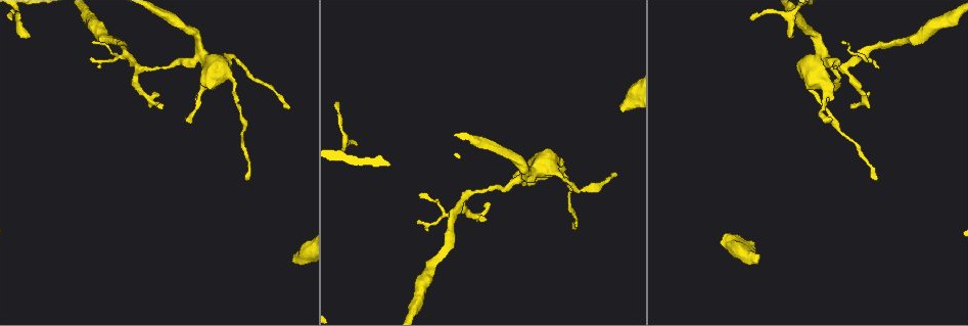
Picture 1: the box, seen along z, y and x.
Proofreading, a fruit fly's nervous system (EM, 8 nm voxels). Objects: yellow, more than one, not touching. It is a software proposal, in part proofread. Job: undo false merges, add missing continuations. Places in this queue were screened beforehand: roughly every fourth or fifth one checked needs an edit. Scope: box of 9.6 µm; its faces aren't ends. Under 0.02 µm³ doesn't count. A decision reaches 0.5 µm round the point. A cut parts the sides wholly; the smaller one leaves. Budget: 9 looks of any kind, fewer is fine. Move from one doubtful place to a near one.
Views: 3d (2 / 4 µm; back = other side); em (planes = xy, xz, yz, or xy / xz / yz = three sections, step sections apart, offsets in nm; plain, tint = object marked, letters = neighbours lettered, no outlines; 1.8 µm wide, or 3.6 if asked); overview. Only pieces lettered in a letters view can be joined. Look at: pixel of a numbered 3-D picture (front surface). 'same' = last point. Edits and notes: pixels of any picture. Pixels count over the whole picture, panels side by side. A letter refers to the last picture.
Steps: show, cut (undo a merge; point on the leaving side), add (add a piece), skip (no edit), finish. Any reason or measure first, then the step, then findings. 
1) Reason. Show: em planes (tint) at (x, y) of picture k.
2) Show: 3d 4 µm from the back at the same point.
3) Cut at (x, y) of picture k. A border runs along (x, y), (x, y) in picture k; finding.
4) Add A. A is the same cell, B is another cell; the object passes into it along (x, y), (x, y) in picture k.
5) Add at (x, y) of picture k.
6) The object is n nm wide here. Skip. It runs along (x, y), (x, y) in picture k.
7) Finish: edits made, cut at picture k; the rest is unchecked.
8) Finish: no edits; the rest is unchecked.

End of a long branch. Show: em planes (letters) at (295, 254) of picture 1.

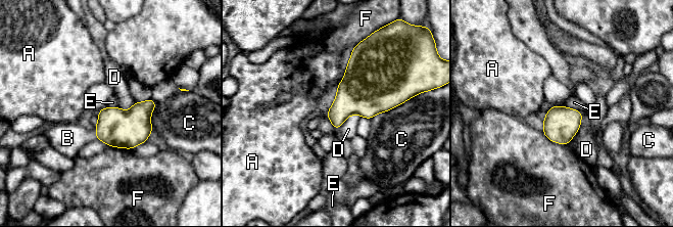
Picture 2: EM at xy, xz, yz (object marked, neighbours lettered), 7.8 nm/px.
The object is 240 nm wide here. Add B. B is the same cell, A, C, D, E and F are other cells; it goes on there.

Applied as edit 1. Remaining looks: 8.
Free end. Show: 3d 4 µm at (289, 108) of picture 1.

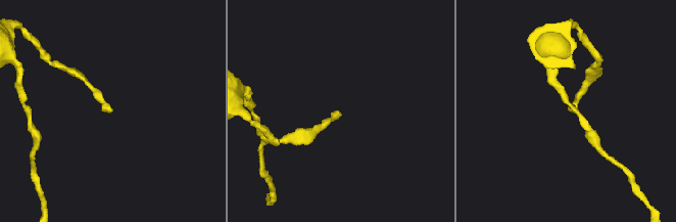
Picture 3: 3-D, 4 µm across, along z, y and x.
Shape alone is not enough. Show: em planes (letters) at (338, 113) of picture 3.

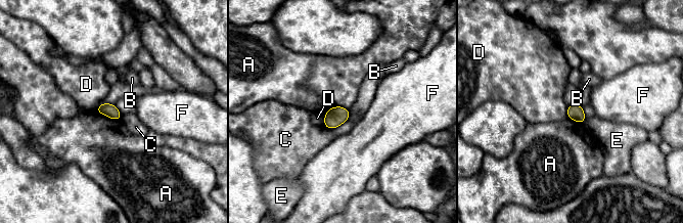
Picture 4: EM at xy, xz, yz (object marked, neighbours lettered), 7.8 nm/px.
The object is 110 nm wide here. Skip. A, B, C, D, E and F are other cells; a border runs along (325, 112), (322, 125) in picture 4; no lettered piece goes on from it.

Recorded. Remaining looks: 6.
Tapers out. Show: 3d 2 µm at (830, 118) of picture 1.

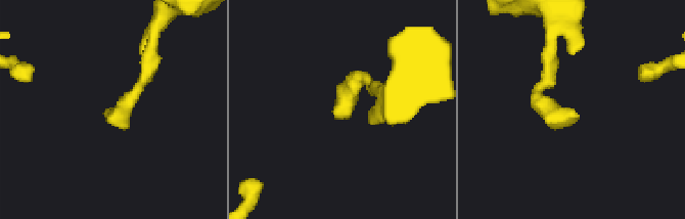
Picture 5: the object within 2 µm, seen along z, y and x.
Show: em 3.6 µm planes (tint) at (105, 110) of picture 5.

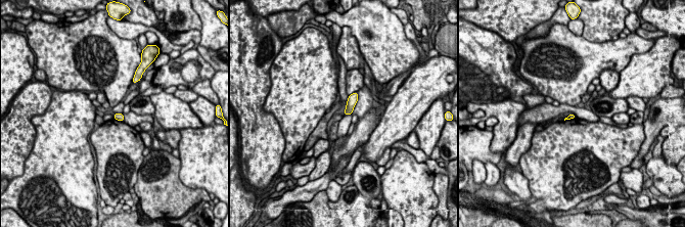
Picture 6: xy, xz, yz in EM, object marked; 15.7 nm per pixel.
See the neighbours. Show: em 3.6 µm planes (letters) at the same point.

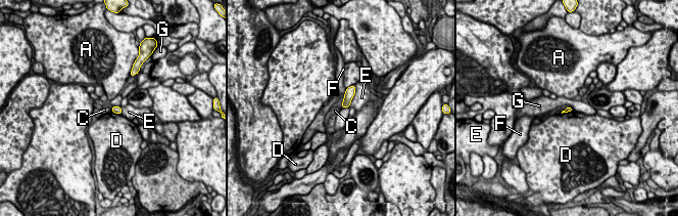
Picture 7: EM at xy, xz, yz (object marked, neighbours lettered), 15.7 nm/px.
The object is 90 nm wide here. Skip. A, C, D, E, F and G are other cells; a border runs along (346, 89), (343, 98) in picture 7; none of them fits.

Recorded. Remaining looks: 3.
Sharp bend. Show: em yz step 4 (tint) at (532, 174) of picture 1.

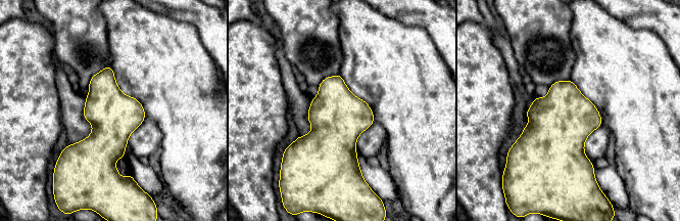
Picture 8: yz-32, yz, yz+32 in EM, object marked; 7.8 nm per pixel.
Show: em planes (letters) at the same point.

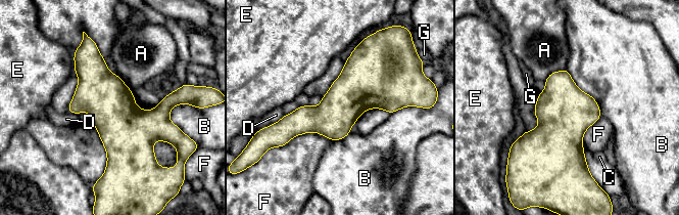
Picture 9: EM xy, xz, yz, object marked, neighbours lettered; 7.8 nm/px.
Skip. A, B, C, D, E, F and G are other cells; continuous, no second cell.

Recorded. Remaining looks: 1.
Finish: edits made, add at picture 2; the rest is unchecked.

